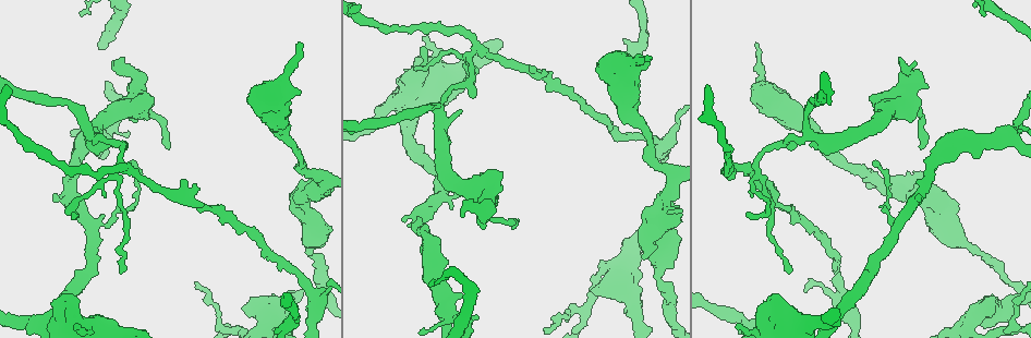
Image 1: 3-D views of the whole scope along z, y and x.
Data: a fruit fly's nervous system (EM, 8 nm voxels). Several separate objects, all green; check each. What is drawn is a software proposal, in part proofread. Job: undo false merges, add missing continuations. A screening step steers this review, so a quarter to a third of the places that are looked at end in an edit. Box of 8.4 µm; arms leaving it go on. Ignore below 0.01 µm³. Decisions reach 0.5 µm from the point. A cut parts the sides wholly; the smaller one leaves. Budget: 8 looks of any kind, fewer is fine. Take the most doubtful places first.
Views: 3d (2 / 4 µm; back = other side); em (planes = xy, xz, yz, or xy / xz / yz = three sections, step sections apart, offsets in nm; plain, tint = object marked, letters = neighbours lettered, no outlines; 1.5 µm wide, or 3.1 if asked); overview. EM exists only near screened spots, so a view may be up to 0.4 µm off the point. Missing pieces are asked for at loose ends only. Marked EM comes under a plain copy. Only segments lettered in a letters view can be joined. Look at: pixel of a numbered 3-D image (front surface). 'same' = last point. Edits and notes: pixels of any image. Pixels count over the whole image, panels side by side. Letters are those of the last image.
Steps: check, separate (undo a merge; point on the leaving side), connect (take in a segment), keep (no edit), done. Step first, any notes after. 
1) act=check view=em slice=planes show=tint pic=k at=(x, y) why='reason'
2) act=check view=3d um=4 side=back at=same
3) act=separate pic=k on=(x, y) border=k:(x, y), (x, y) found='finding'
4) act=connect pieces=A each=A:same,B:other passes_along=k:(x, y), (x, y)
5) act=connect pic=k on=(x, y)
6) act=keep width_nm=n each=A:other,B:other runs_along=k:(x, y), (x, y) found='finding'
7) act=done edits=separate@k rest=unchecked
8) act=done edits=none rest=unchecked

act=check view=em slice=yz step=8 show=letters pic=1 at=(302, 193) why='branch point'

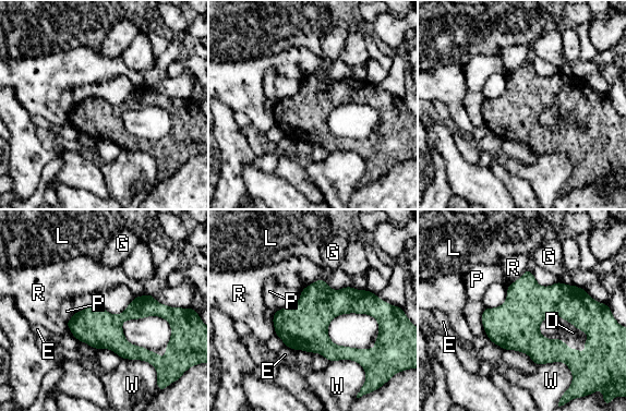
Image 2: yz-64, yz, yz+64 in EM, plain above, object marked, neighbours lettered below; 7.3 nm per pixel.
act=check view=em slice=planes show=letters at=same why='cut it another way'

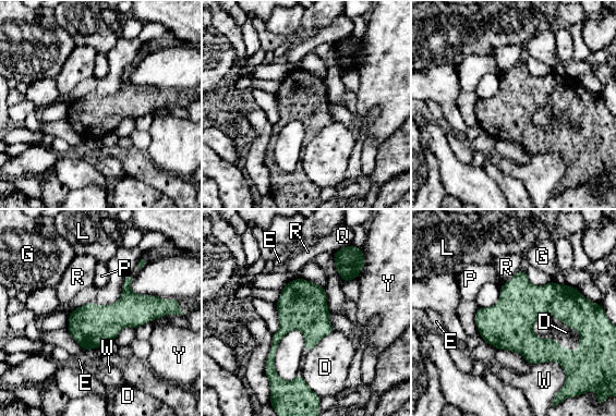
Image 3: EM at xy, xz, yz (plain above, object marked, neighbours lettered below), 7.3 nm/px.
act=keep each=D:other,E:other,G:other,L:other,P:other,Q:other,R:other,W:other,Y:other border=3:(520, 268), (504, 283) found='all the same cell'

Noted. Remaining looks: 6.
act=check view=3d um=2 pic=1 at=(449, 309) why='three arms meet'

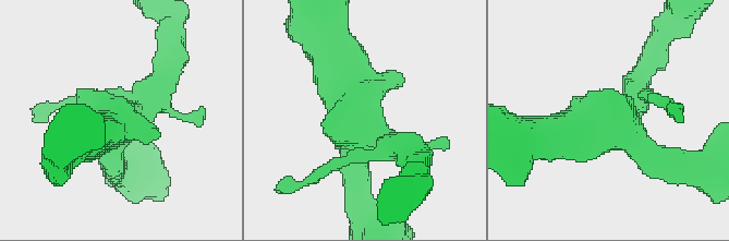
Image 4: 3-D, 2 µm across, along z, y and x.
act=check view=em slice=xz step=8 show=tint pic=4 at=(616, 121) why='need the tissue'

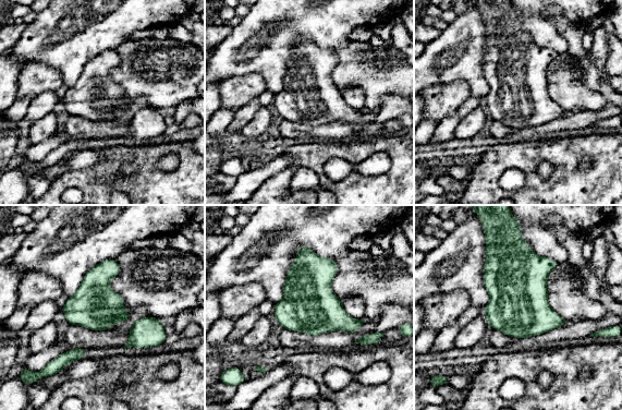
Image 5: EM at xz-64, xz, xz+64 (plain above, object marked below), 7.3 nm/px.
act=check view=em slice=yz step=8 show=letters at=same why='cut it another way'

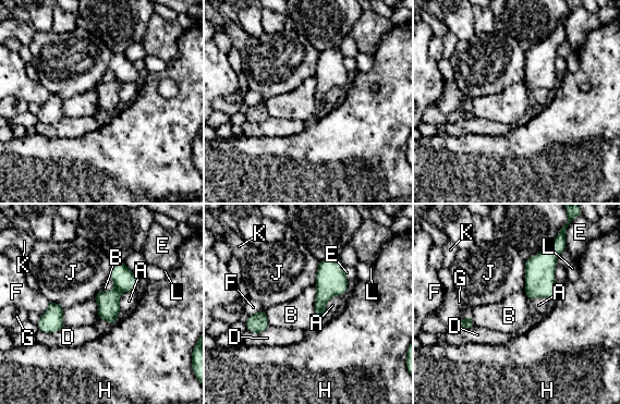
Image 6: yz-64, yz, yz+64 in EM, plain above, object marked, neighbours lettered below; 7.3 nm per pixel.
act=keep each=A:other,B:other,D:other,E:other,F:other,G:other,H:other,J:other,K:other,L:other found='one cell here'

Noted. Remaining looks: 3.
act=check view=3d um=2 pic=1 at=(651, 59)

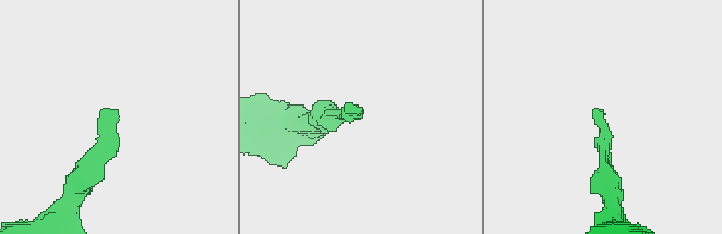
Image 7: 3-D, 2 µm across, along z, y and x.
act=check view=em slice=xy step=8 show=letters pic=7 at=(601, 113)

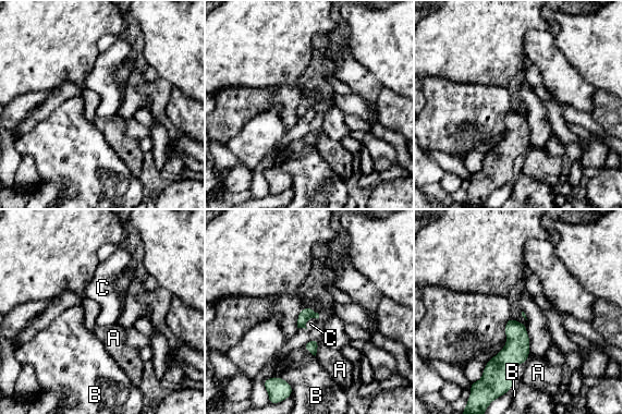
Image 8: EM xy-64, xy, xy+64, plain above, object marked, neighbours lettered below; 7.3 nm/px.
act=keep each=A:other,B:other,C:other border=8:(317, 318), (310, 317), (305, 327) found='no lettered segment goes on from it'

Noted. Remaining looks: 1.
act=done edits=none rest=unchecked

